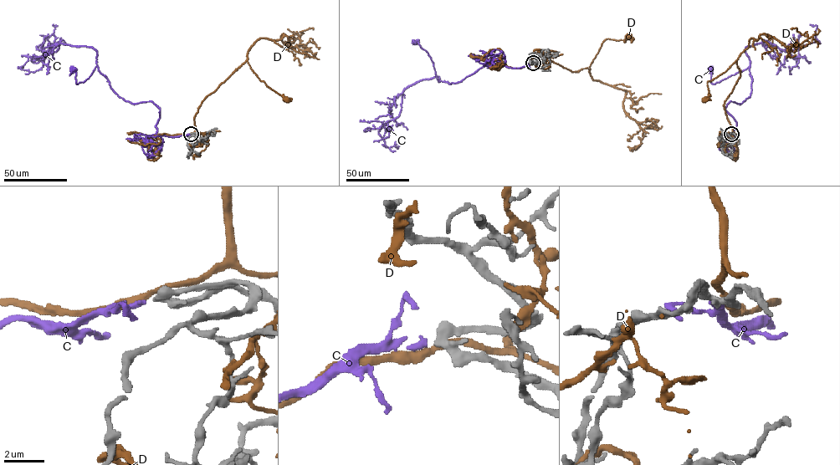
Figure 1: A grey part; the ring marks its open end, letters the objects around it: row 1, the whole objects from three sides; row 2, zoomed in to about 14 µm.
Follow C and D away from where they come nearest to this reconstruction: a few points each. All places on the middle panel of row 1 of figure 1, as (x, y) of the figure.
C: (532, 63), (518, 68), (499, 63), (498, 68), (501, 56), (450, 84), (437, 79), (427, 53), (415, 42)
D: (532, 63), (537, 63), (536, 58), (542, 55), (571, 71), (589, 69), (606, 38), (624, 39), (628, 36)

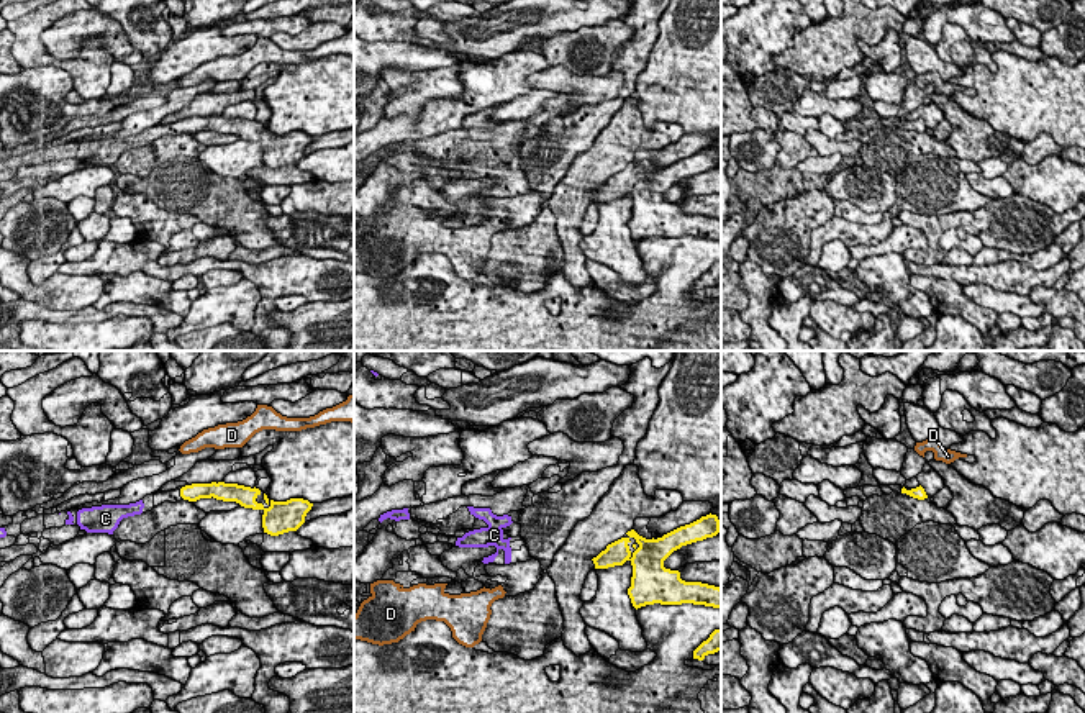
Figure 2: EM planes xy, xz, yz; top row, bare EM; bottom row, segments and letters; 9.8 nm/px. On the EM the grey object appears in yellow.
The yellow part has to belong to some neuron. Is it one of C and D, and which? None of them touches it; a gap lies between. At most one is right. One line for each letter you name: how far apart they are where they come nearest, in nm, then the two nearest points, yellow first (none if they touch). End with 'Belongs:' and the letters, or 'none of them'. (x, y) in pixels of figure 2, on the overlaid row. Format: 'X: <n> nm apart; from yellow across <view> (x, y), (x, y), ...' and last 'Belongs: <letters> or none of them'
C: 380 nm apart; from yellow across xy (181, 495), (143, 504)
Belongs: C

